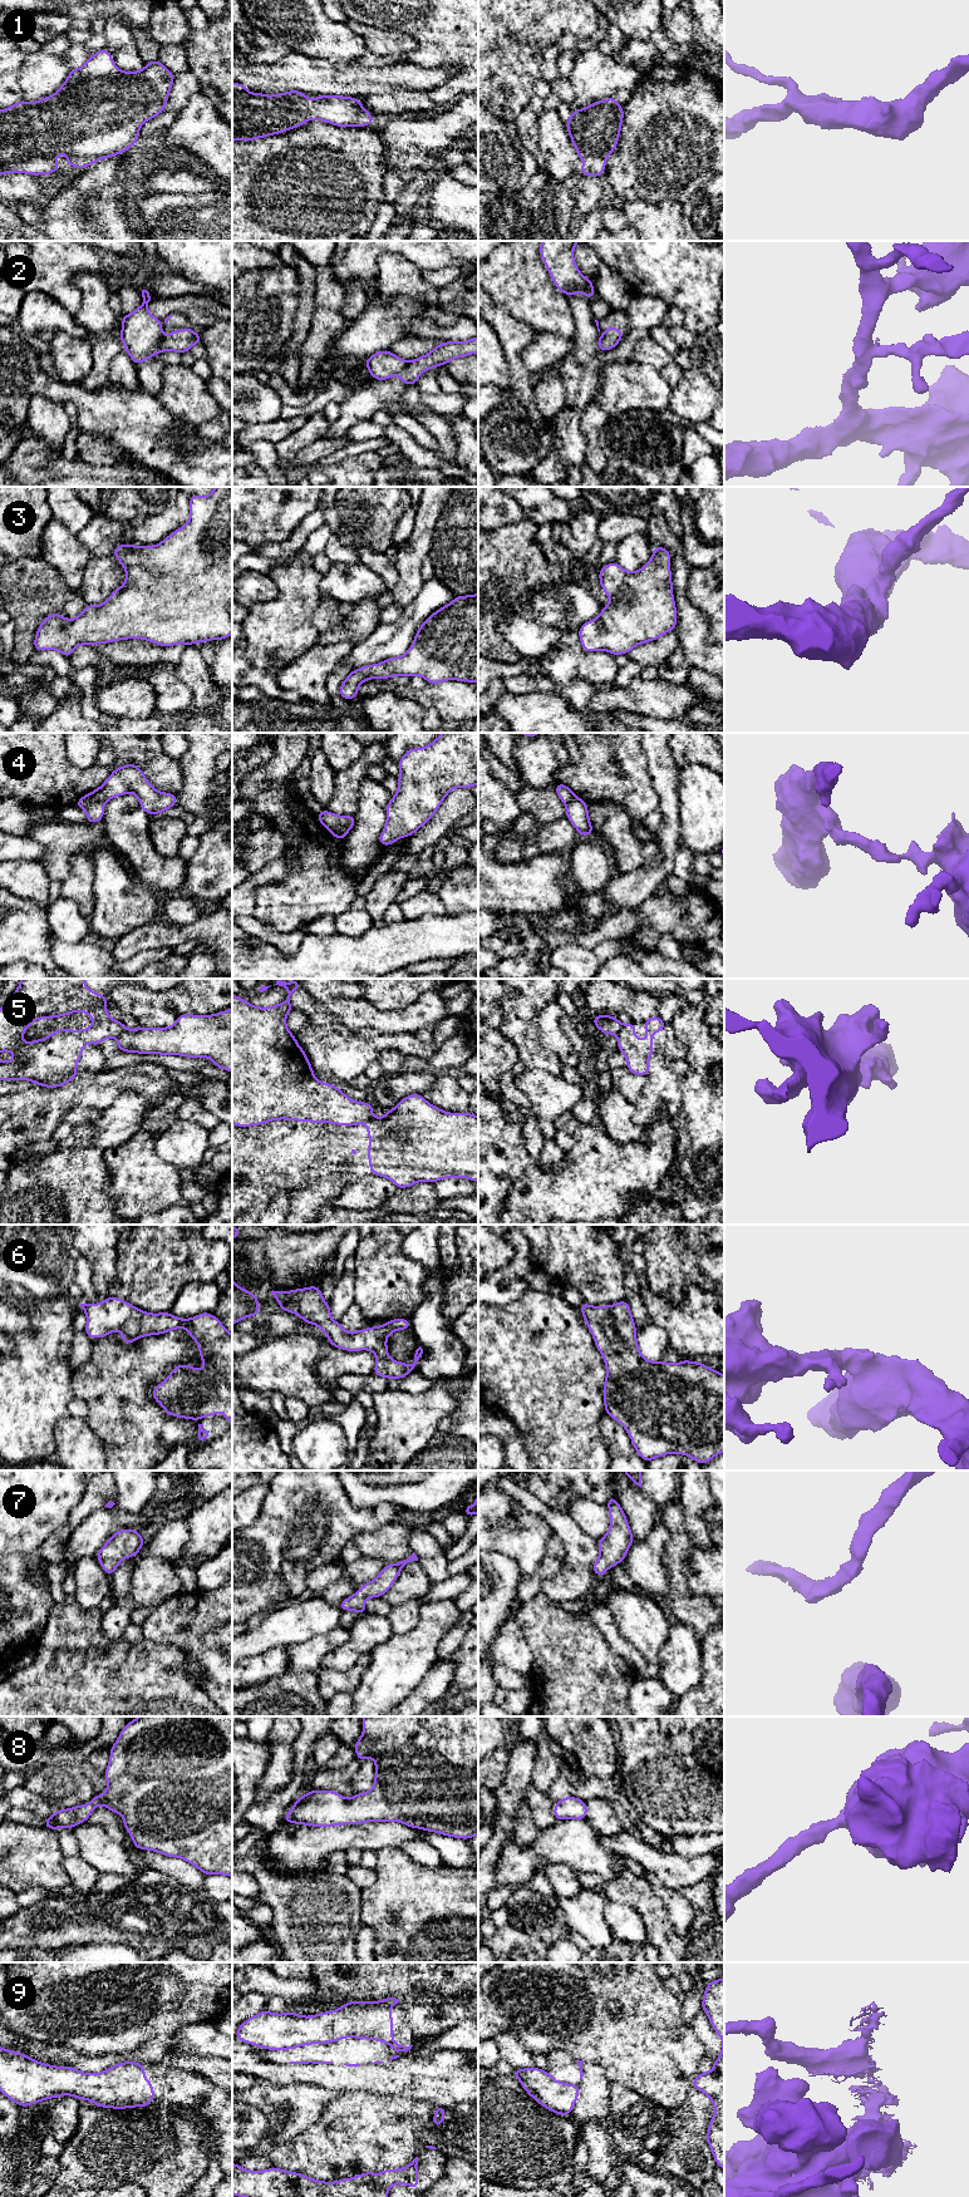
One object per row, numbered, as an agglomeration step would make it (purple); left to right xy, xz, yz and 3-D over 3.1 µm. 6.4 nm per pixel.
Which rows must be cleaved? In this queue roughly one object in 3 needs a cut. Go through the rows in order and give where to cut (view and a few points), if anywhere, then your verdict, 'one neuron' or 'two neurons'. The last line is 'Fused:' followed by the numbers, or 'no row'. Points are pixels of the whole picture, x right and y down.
1: cut none; one neuron
2: cut xy (162, 335), (160, 350); two neurons
3: cut none; one neuron
4: cut xy (103, 802), (91, 801), (83, 808); two neurons
5: cut yz (624, 1025), (616, 1034); two neurons
6: cut none; one neuron
7: cut none; one neuron
8: cut none; one neuron
9: cut yz (565, 2083), (555, 2083), (545, 2078), (540, 2088), (540, 2104); two neurons
Fused: 2, 4, 5, 9

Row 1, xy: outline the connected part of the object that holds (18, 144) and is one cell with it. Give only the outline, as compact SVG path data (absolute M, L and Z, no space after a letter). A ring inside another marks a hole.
M105 48L93 54L82 68L72 69L67 80L50 97L26 103L20 100L0 110L0 174L21 172L26 174L53 174L59 163L55 157L67 153L67 164L87 168L92 163L118 156L137 144L139 128L149 119L161 114L168 102L174 74L154 59L139 72L123 72L114 64Z

